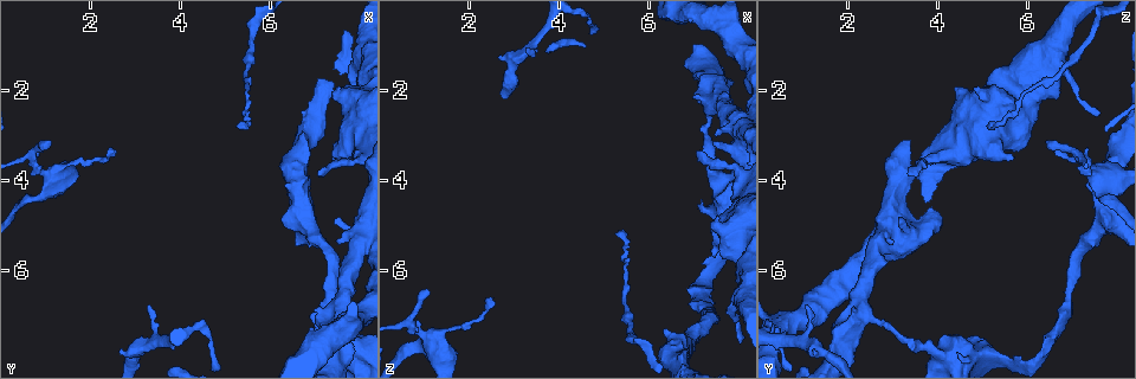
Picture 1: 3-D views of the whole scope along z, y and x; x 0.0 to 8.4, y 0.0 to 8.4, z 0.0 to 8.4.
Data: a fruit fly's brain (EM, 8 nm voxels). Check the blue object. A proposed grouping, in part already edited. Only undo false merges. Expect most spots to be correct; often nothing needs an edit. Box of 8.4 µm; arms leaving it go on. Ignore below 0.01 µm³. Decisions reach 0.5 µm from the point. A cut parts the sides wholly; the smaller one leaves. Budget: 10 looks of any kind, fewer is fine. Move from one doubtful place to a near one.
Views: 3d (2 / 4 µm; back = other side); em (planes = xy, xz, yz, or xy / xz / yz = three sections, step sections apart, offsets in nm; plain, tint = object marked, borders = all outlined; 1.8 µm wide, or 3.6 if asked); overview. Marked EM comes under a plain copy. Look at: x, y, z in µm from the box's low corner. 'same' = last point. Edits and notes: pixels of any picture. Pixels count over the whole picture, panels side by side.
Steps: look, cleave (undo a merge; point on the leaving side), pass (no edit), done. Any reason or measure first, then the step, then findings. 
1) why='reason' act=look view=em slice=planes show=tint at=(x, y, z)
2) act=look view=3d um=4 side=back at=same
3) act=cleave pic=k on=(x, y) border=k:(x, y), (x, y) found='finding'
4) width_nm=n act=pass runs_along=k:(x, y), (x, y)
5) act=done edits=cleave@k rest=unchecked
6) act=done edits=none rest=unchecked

why='three arms meet' act=look view=3d um=4 at=(1.15, 3.95, 7.50)

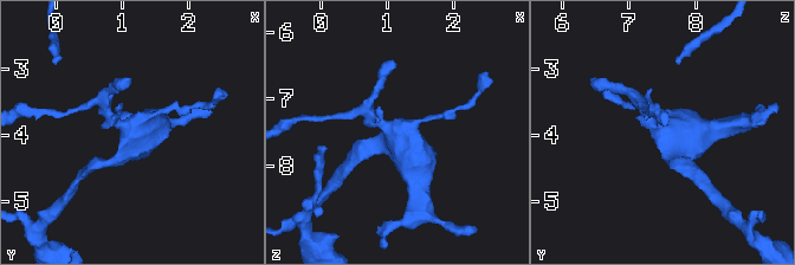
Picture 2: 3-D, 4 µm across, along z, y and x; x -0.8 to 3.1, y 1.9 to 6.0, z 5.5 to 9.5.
arms=3 act=look view=em um=3.6 slice=planes show=tint at=(1.15, 3.90, 7.55)

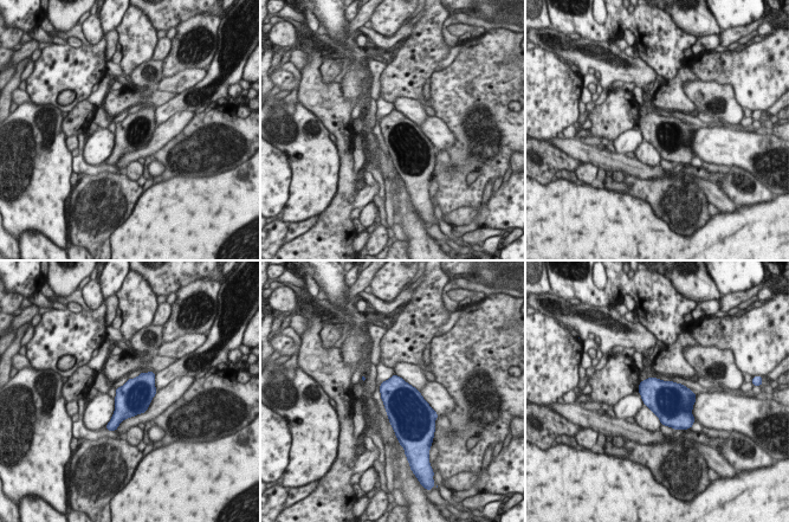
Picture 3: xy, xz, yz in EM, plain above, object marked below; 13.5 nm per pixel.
width_nm=460 act=pass found='all the same neuron'

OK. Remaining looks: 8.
why='sharp bend' act=look view=em slice=planes show=borders at=(3.40, 7.55, 0.95)

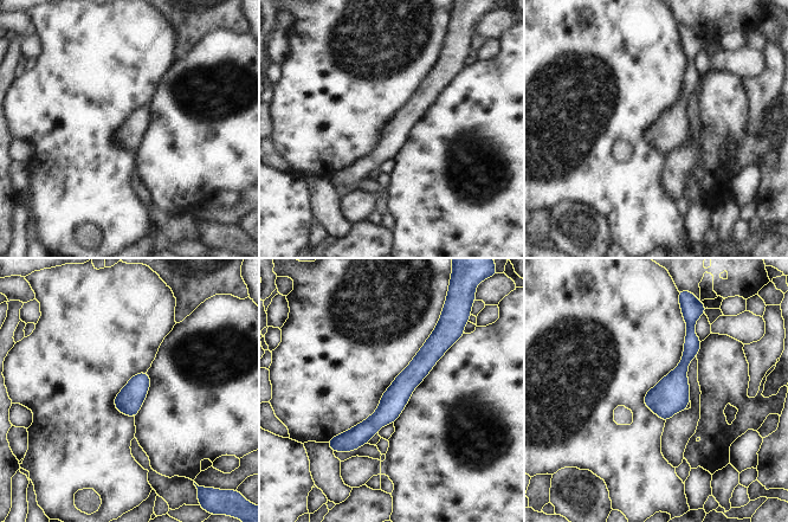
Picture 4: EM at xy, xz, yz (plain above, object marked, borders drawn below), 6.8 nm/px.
act=pass runs_along=4:(437, 336), (392, 405), (347, 445) found='one neuron here'

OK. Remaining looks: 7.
why='abrupt turn' act=look view=3d um=2 at=(7.40, 6.85, 2.35)

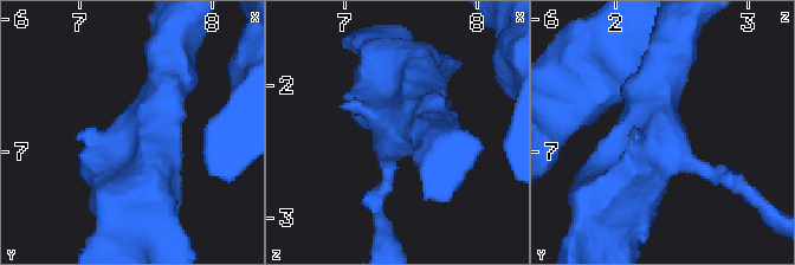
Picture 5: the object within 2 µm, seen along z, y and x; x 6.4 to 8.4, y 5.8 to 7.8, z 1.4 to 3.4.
arms=3 act=look view=em slice=planes show=borders at=(7.42, 6.88, 2.34)

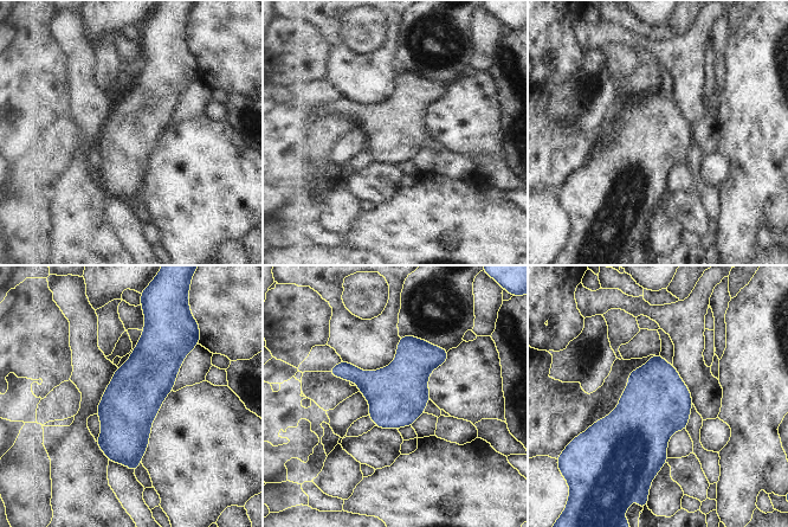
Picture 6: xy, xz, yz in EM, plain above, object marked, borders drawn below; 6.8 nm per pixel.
width_nm=380 act=pass found='one neuron here'

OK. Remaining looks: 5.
why='sudden change in width' act=look view=3d um=4 at=(7.80, 7.90, 4.05)

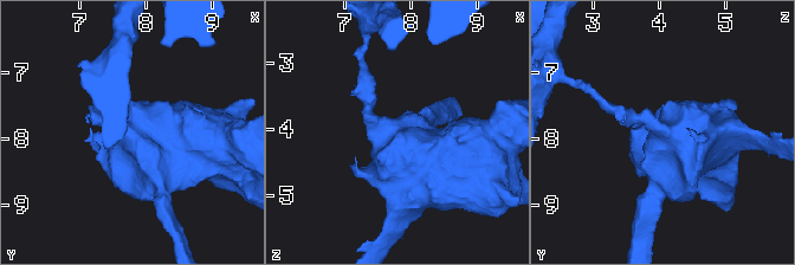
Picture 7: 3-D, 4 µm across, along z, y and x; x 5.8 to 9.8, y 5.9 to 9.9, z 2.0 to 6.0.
why='now the EM' act=look view=em um=3.6 slice=xz step=16 show=tint at=(7.75, 7.90, 4.10)

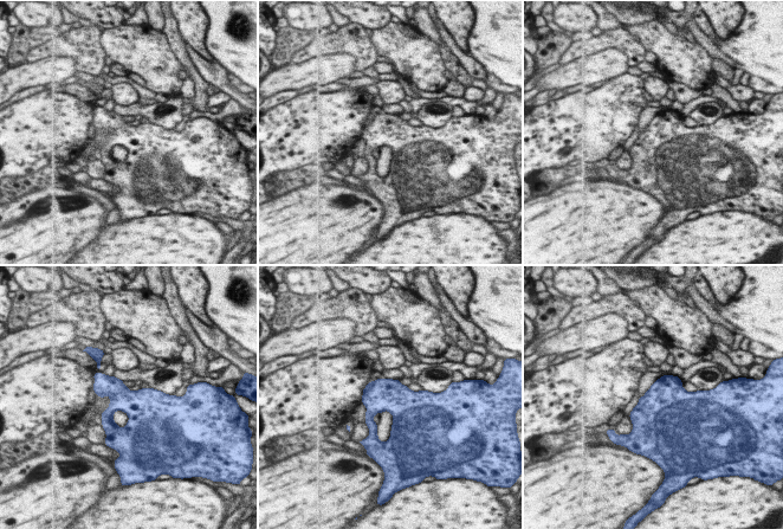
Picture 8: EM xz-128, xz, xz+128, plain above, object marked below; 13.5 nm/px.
act=look view=em um=3.6 slice=planes show=tint at=same

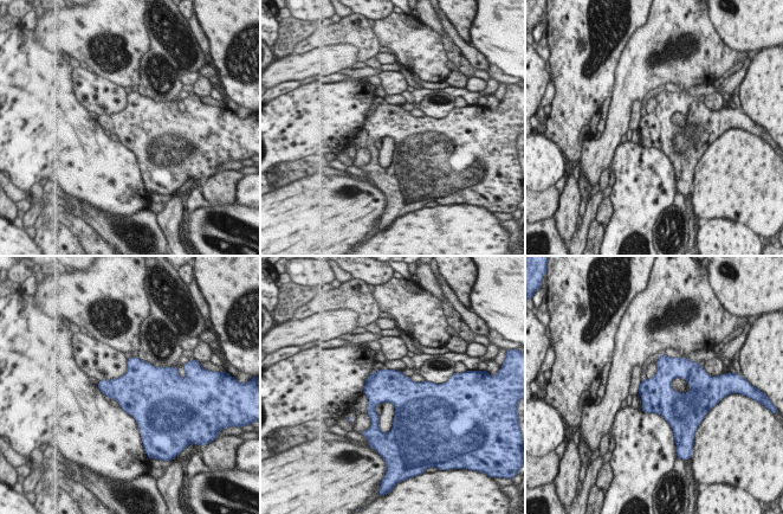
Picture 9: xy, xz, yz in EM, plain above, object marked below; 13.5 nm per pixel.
width_nm=440 act=pass found='one neuron here'

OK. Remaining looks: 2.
act=done edits=none rest=unchecked

